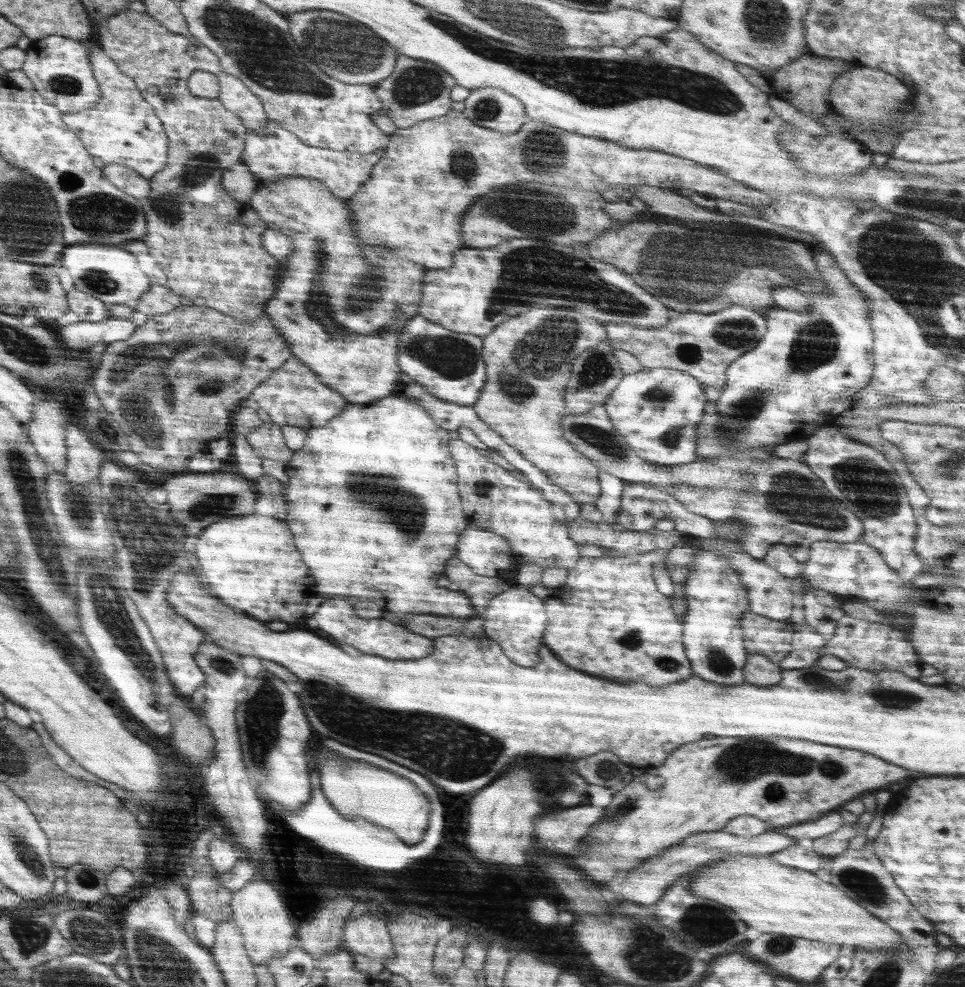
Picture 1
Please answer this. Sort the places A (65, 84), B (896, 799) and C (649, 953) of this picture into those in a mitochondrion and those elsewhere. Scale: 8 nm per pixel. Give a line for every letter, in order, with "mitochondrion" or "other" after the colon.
A: mitochondrion
B: other
C: mitochondrion

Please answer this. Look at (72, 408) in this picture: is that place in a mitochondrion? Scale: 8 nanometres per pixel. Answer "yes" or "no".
no

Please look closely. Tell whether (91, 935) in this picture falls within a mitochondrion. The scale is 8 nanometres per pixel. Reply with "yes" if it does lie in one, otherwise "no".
yes

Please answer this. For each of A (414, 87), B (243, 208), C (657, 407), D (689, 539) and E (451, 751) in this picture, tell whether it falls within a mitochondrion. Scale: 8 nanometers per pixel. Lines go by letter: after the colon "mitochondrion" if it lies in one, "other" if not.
A: mitochondrion
B: other
C: other
D: other
E: mitochondrion

